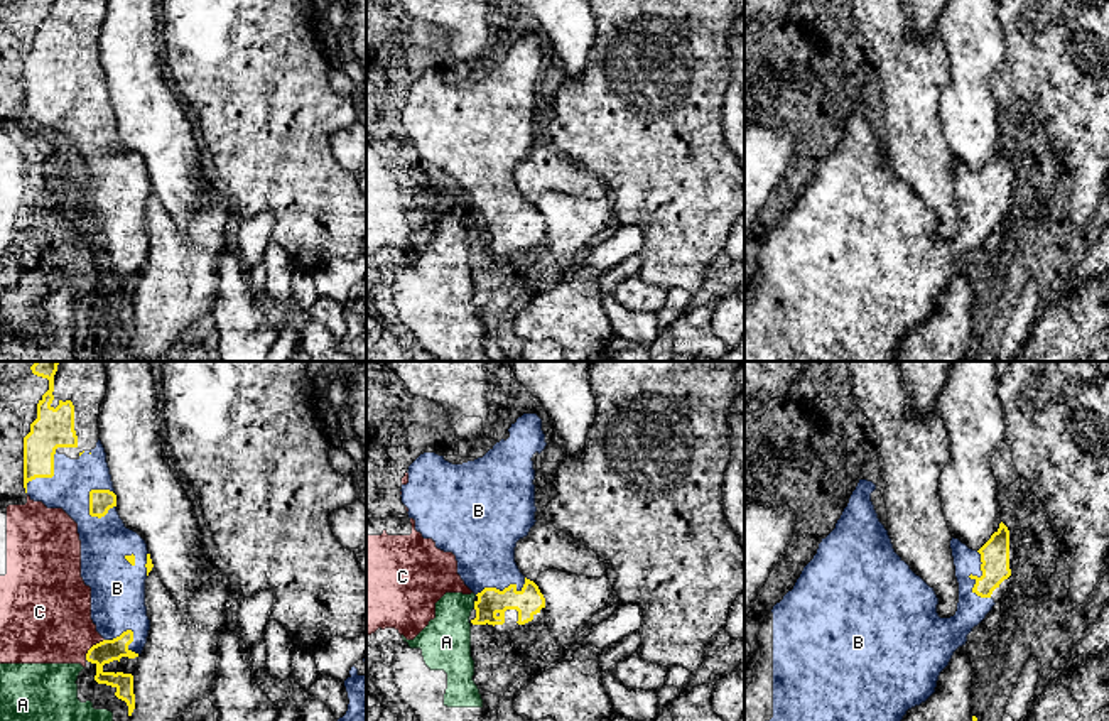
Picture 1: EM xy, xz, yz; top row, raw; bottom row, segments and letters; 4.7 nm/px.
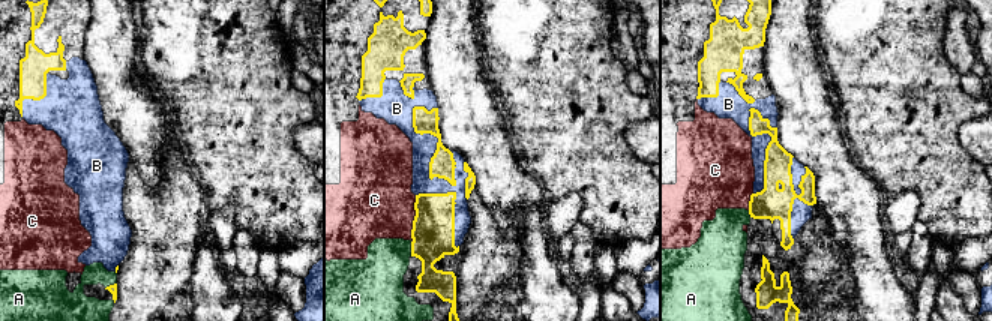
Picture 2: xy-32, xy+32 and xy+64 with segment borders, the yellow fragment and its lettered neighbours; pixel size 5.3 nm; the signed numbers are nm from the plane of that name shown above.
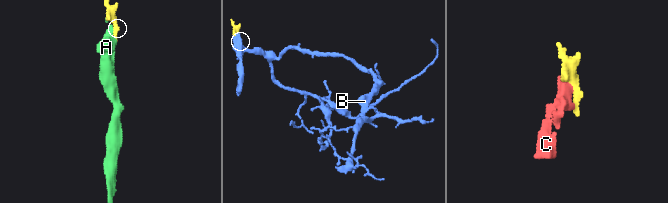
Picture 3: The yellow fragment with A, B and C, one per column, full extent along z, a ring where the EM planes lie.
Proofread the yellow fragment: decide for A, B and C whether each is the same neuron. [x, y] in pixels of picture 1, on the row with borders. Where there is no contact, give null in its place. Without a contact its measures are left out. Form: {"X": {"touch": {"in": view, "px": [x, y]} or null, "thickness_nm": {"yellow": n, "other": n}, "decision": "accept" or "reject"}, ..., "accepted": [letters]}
{"A": {"touch": {"in": "xz", "px": [475, 605]}, "thickness_nm": {"yellow": 130, "other": 240}, "decision": "reject"}, "B": {"touch": {"in": "xy", "px": [90, 492]}, "thickness_nm": {"yellow": 110, "other": 220}, "decision": "accept"}, "C": {"touch": {"in": "xy", "px": [91, 647]}, "thickness_nm": {"yellow": 110, "other": 420}, "decision": "reject"}, "accepted": ["B"]}

